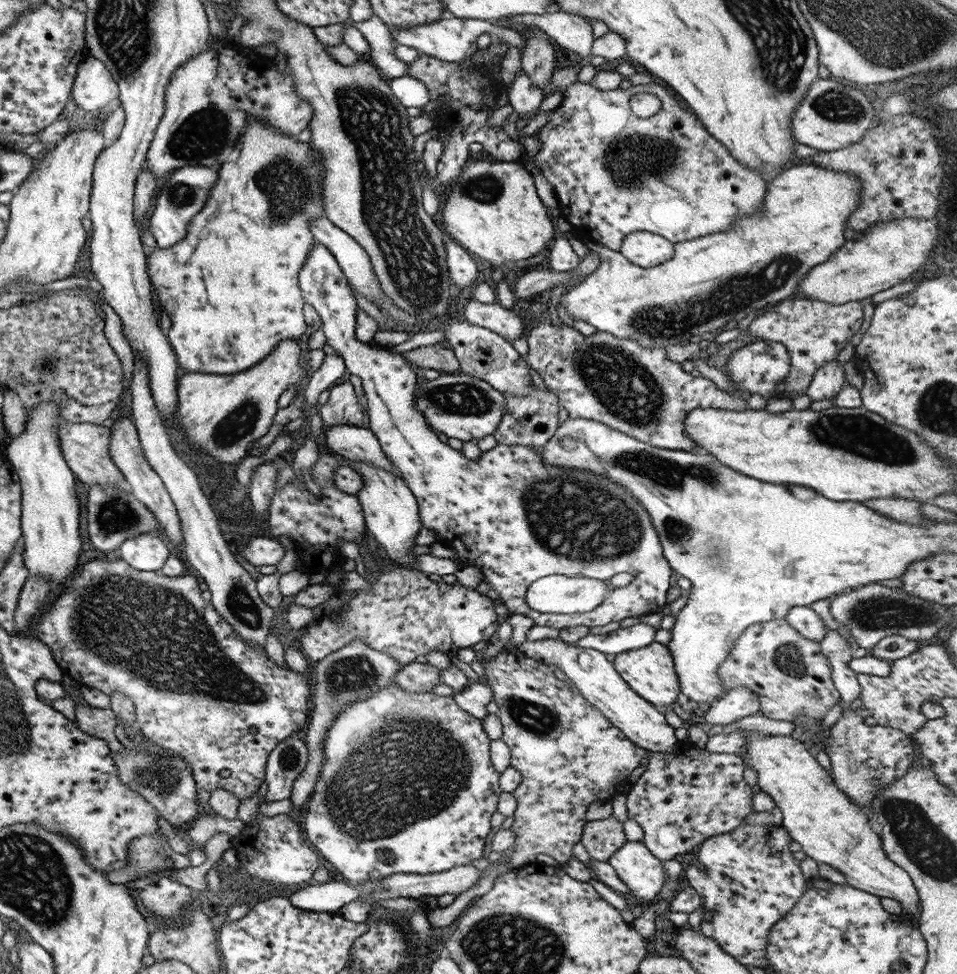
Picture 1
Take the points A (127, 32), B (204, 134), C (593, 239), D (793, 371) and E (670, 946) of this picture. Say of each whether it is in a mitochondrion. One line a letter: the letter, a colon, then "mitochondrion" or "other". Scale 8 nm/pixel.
A: mitochondrion
B: mitochondrion
C: other
D: other
E: other

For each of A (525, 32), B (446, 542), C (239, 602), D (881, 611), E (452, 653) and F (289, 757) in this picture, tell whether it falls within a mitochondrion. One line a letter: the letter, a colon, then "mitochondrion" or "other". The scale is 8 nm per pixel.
A: other
B: other
C: mitochondrion
D: mitochondrion
E: other
F: mitochondrion

